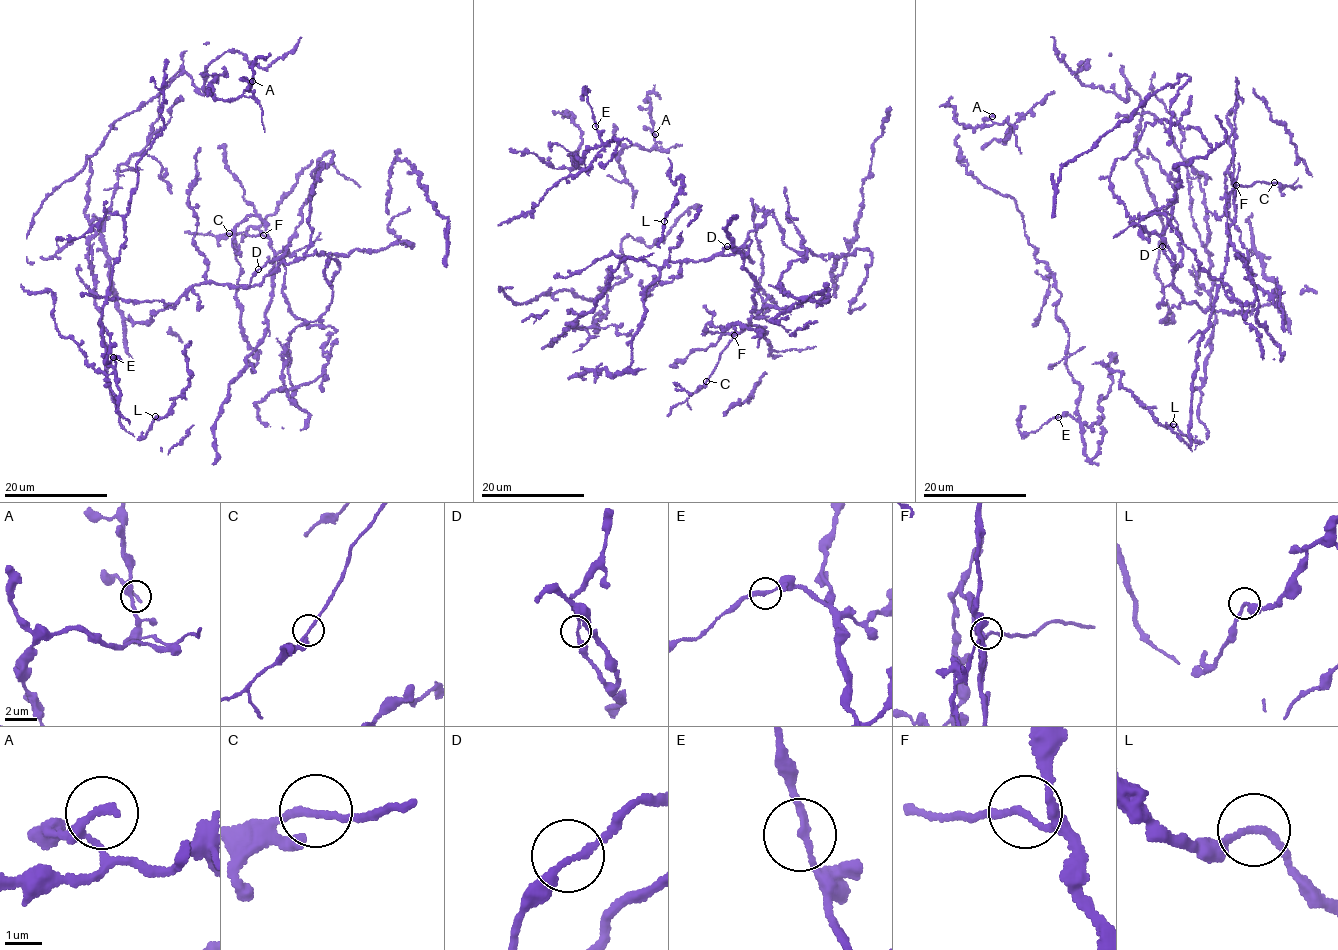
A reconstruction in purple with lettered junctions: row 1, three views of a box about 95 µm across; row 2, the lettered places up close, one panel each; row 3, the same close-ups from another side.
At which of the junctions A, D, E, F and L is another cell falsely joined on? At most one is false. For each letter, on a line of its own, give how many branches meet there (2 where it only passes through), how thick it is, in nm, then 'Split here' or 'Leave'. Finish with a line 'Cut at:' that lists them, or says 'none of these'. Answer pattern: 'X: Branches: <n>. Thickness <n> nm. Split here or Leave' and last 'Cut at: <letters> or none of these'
A: Branches: 2. Thickness 220 nm. Leave
D: Branches: 2. Thickness 220 nm. Leave
E: Branches: 2. Thickness 190 nm. Leave
F: Branches: 2. Thickness 140 nm. Split here
L: Branches: 2. Thickness 190 nm. Leave
Cut at: F

